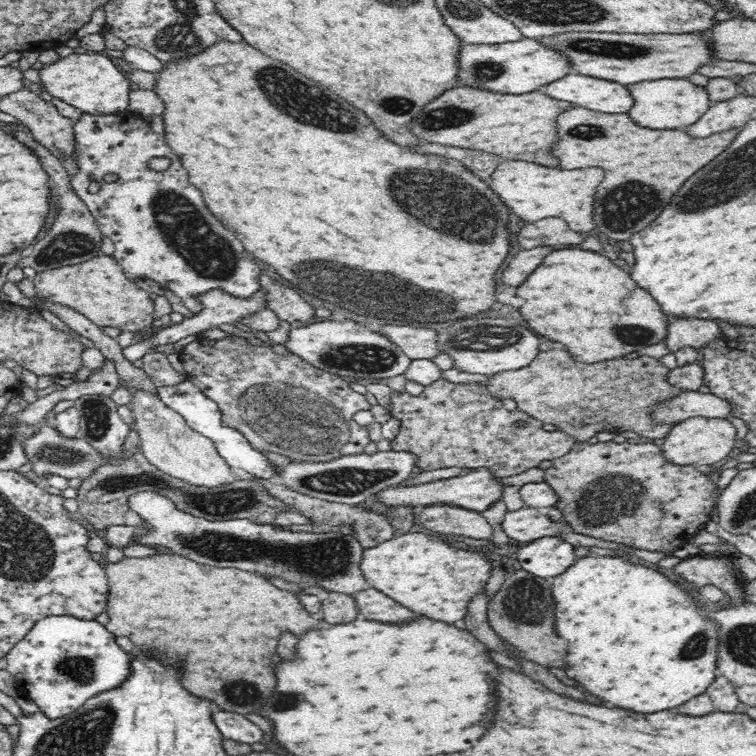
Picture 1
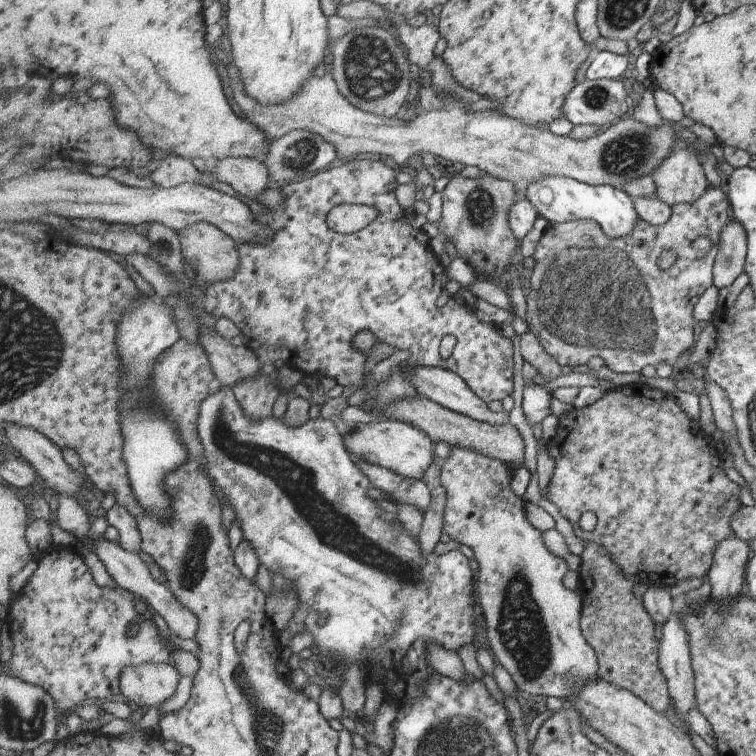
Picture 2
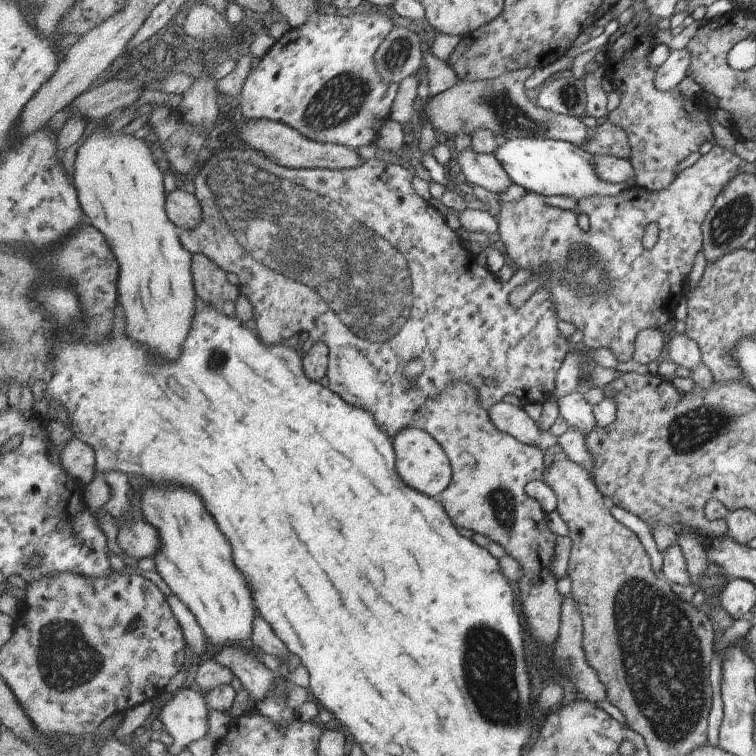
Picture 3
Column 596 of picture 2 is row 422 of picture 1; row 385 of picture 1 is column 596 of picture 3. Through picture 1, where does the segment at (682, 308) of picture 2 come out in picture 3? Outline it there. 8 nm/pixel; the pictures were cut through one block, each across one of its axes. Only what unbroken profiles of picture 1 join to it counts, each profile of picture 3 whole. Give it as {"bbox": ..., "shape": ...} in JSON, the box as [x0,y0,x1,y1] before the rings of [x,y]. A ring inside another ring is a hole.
{"bbox":[497,144,742,362],"shape":[[[713,144],[709,152],[701,155],[694,165],[683,169],[667,188],[647,190],[639,184],[623,189],[617,196],[596,196],[577,204],[576,208],[560,210],[547,204],[545,194],[526,192],[517,202],[504,202],[497,215],[498,234],[514,265],[520,269],[537,270],[549,264],[555,272],[552,293],[556,297],[557,316],[562,322],[570,322],[581,331],[581,344],[588,348],[607,348],[618,362],[633,358],[635,336],[642,330],[662,329],[677,314],[685,290],[689,290],[689,272],[695,264],[695,256],[702,251],[701,224],[713,206],[715,196],[737,174],[742,160],[725,147]],[[579,214],[589,215],[589,230],[579,226]],[[651,224],[659,224],[660,237],[657,246],[645,248],[643,238]]]}

